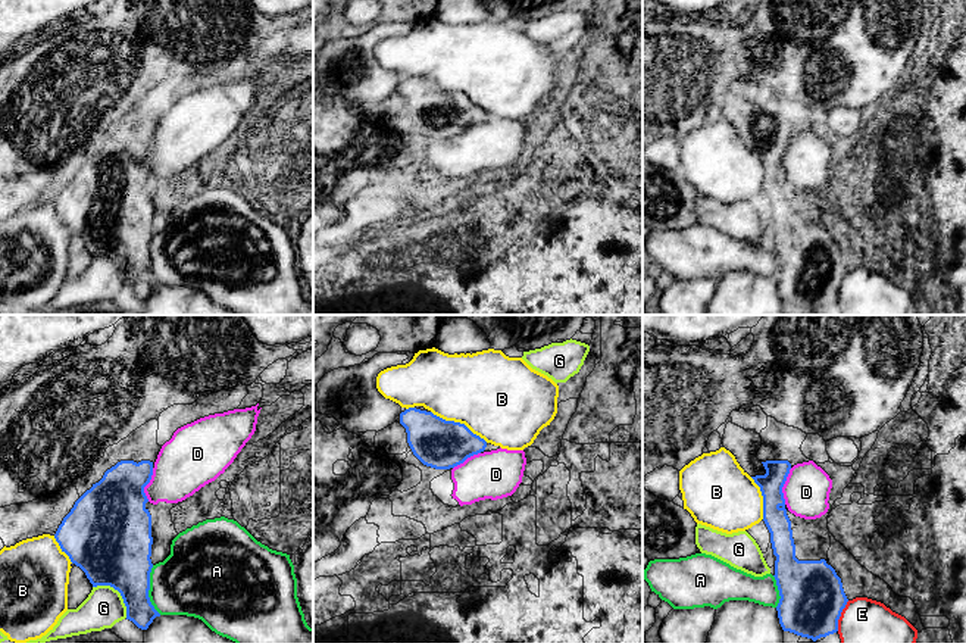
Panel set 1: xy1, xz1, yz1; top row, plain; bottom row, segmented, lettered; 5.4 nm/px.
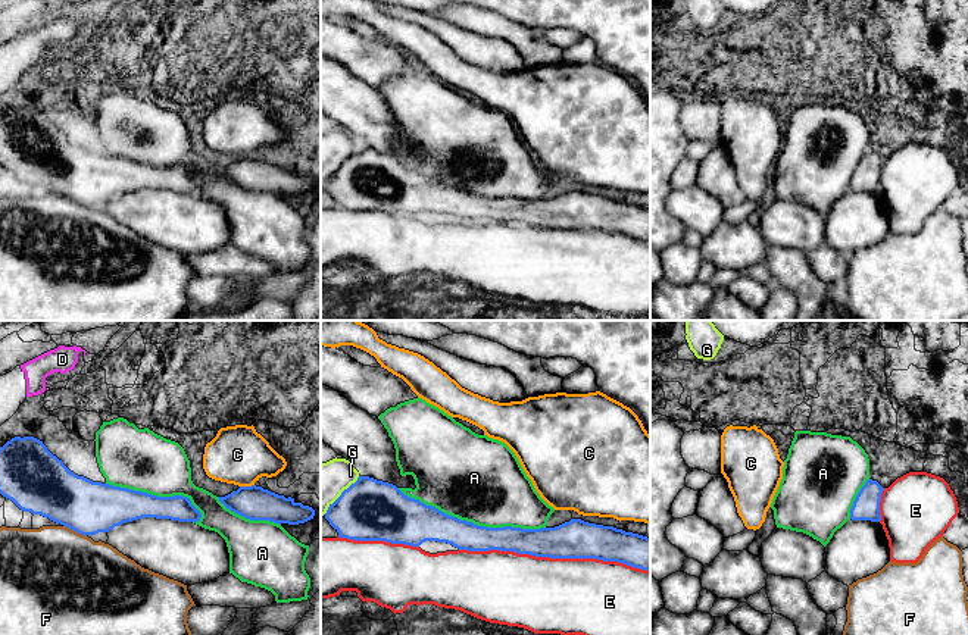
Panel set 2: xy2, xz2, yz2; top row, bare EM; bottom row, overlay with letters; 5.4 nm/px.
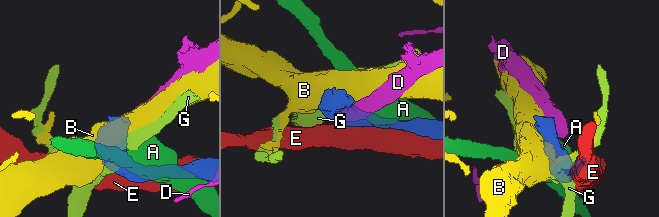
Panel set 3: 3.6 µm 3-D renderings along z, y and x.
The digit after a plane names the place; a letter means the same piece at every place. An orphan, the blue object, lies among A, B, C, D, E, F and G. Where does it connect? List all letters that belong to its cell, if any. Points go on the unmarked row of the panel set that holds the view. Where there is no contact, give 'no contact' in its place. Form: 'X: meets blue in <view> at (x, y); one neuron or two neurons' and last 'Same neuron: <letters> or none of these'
A: meets blue in xz2 at (471, 193); two neurons
B: meets blue in xz1 at (459, 93); two neurons
C: meets blue in xy2 at (246, 158); two neurons
D: meets blue in yz1 at (782, 156); two neurons
E: meets blue in xz2 at (555, 228); two neurons
F: meets blue in xy2 at (75, 202); two neurons
G: meets blue in xy1 at (118, 261); two neurons
Same neuron: none of these

